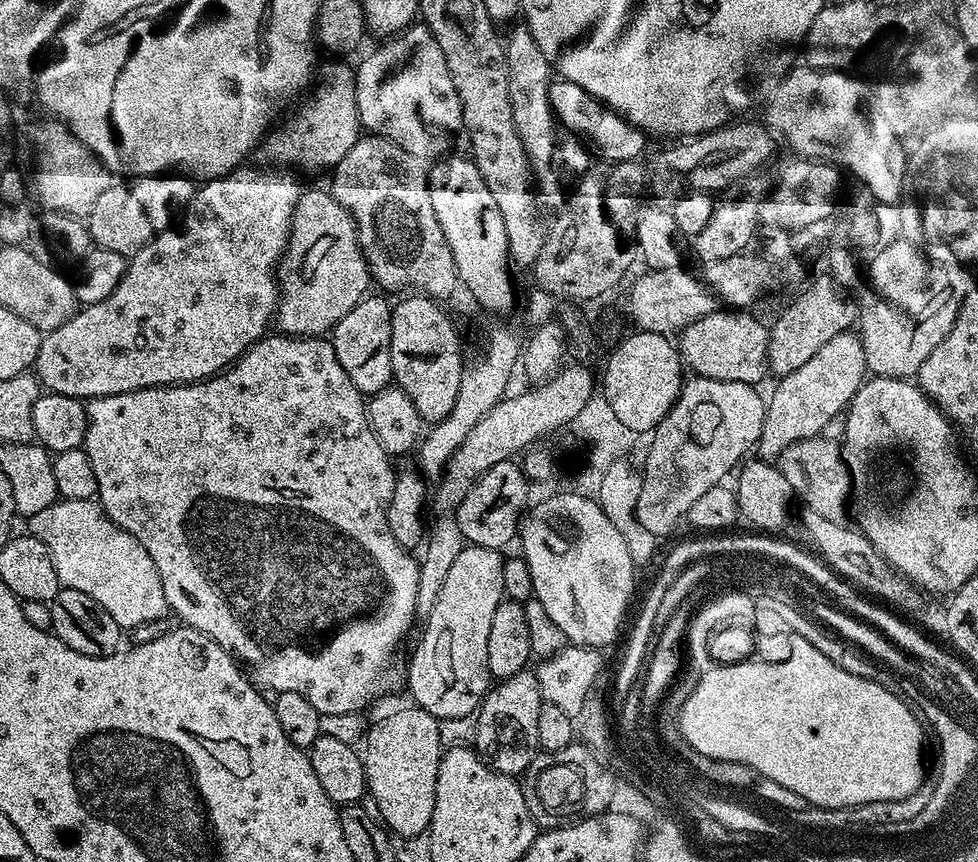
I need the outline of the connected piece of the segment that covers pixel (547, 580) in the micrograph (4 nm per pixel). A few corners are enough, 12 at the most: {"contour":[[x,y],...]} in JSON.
{"contour":[[595,499],[523,513],[519,551],[565,641],[607,649],[637,565]]}

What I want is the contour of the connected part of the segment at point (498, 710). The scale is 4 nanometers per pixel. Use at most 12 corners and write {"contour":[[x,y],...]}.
{"contour":[[536,674],[489,687],[474,716],[476,755],[527,772],[541,751]]}

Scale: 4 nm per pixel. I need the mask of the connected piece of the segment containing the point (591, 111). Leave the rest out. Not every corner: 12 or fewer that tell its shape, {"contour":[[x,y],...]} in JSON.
{"contour":[[549,83],[561,126],[601,161],[639,161],[645,133],[582,86]]}

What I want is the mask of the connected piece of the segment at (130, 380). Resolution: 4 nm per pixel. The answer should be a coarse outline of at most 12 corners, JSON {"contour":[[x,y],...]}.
{"contour":[[284,170],[201,183],[114,294],[41,339],[47,391],[198,384],[264,339]]}

